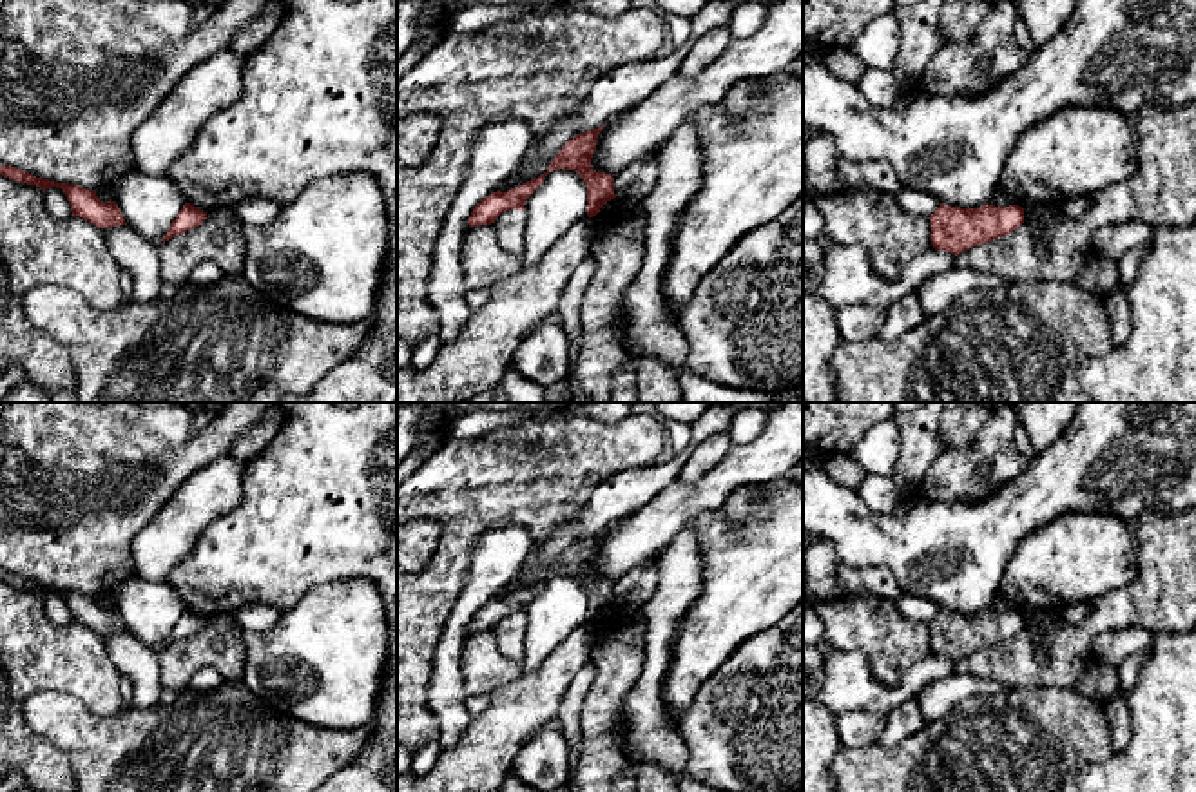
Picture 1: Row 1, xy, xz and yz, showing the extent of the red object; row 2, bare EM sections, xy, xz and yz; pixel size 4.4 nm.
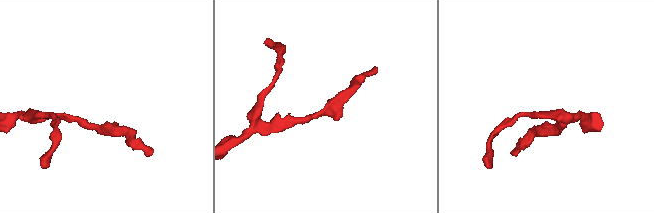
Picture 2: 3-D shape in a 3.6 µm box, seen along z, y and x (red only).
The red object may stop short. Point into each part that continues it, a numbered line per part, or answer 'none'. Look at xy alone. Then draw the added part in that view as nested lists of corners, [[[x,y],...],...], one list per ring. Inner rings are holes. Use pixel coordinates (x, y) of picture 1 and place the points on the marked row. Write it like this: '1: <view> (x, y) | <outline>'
none

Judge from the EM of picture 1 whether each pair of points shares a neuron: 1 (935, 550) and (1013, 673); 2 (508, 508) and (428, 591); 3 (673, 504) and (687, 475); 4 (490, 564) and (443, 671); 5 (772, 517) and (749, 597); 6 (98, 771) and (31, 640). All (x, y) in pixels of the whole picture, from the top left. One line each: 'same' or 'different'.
1: different
2: same
3: different
4: same
5: same
6: different

